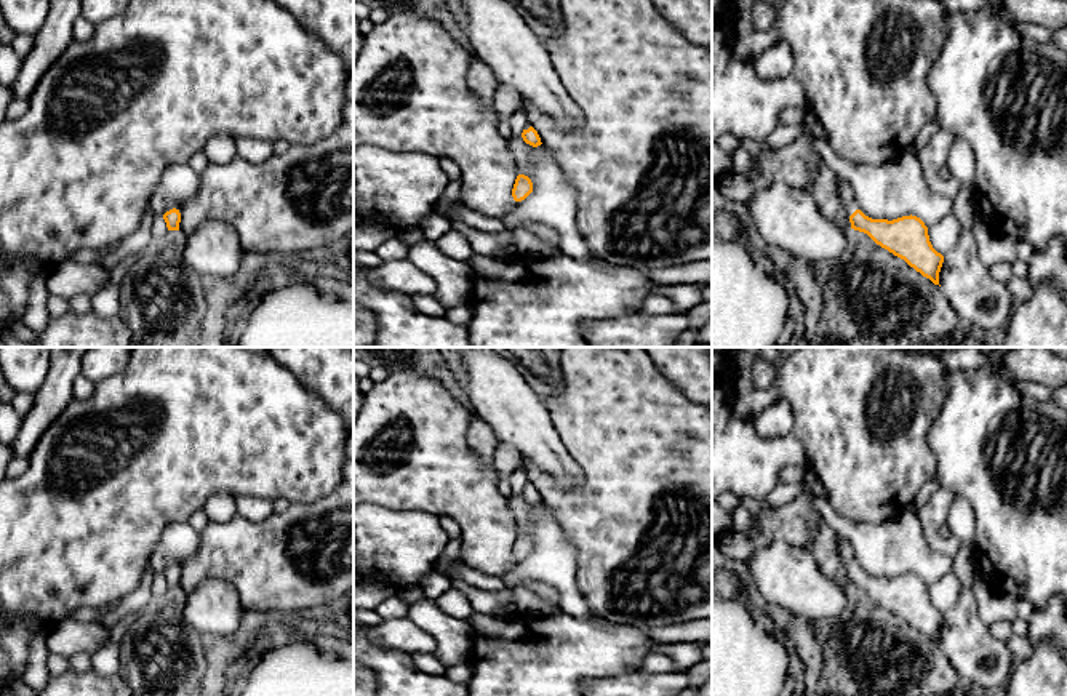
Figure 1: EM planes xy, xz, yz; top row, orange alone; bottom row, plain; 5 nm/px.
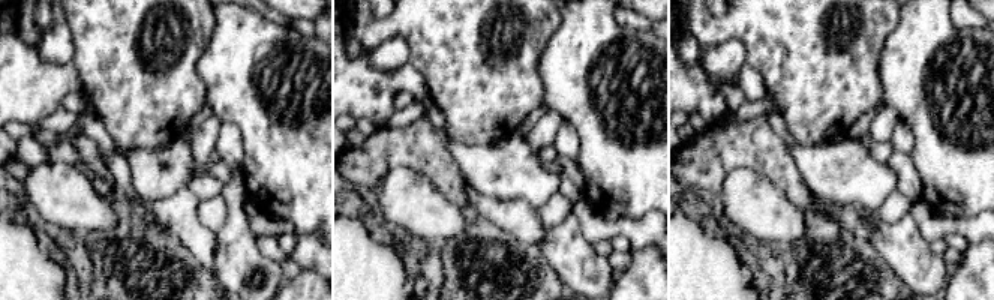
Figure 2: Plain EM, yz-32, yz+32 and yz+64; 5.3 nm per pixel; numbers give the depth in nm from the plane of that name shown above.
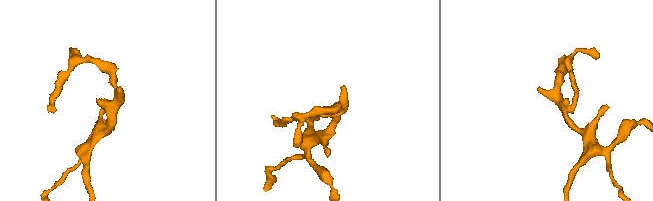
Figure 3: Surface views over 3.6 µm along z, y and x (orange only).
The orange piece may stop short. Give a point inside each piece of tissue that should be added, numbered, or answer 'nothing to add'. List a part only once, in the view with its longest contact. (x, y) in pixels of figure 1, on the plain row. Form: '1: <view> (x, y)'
1: yz (845, 549)

